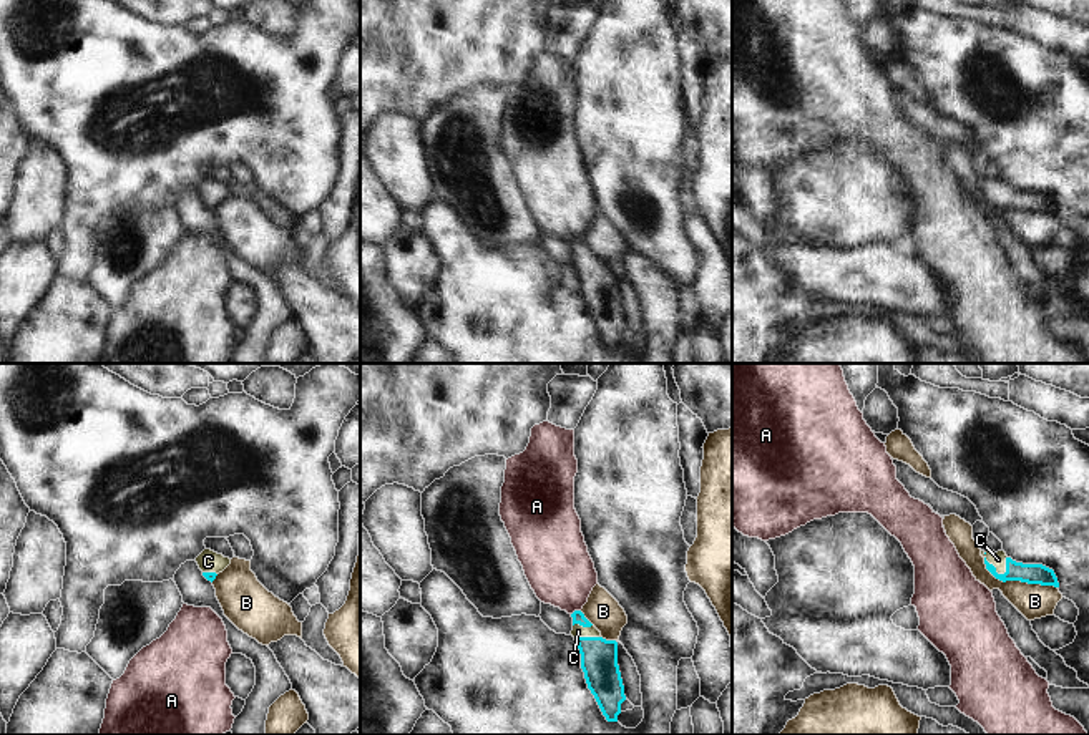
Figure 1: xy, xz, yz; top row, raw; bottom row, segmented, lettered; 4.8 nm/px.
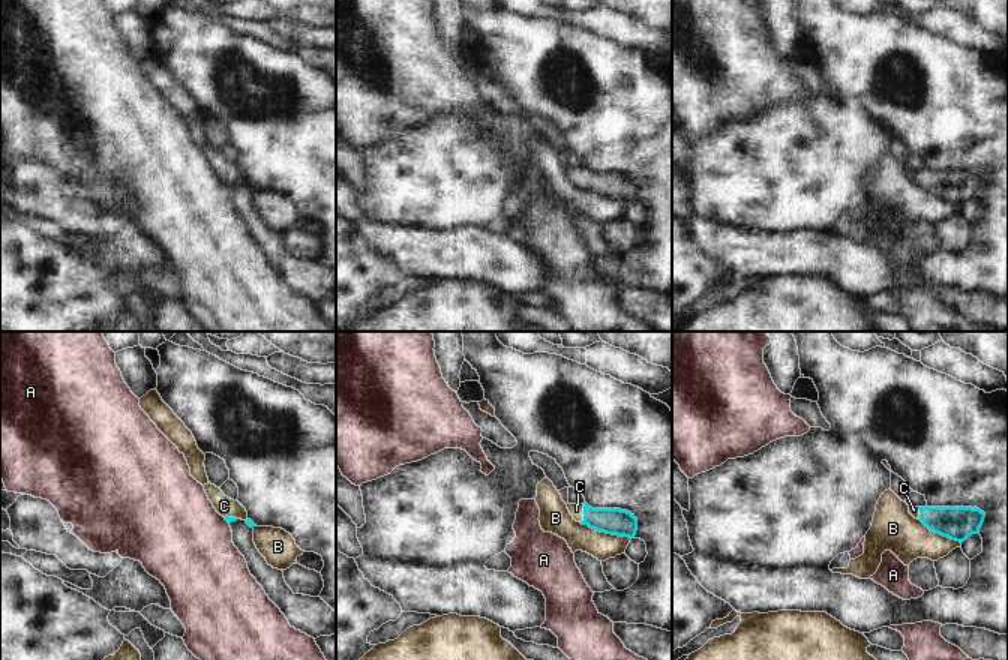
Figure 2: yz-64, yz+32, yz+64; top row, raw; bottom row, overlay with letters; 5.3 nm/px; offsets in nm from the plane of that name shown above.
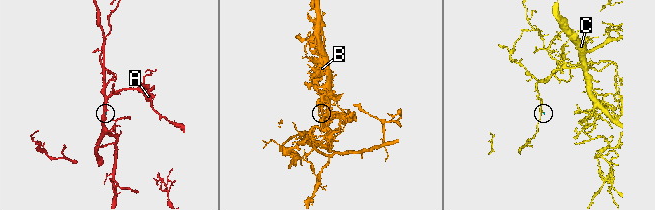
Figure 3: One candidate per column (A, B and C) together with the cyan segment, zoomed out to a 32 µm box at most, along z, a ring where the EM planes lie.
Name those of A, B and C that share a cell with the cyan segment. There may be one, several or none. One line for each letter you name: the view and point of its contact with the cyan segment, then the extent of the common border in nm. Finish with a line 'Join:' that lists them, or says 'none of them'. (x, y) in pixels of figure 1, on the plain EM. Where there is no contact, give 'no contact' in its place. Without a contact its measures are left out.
C: meets cyan in yz at (995, 196); contact 150 nm long
Join: C

